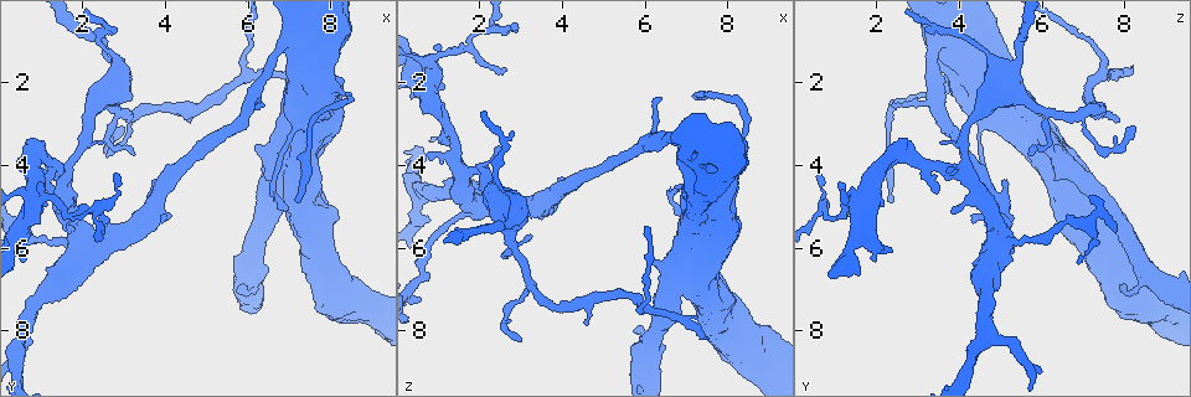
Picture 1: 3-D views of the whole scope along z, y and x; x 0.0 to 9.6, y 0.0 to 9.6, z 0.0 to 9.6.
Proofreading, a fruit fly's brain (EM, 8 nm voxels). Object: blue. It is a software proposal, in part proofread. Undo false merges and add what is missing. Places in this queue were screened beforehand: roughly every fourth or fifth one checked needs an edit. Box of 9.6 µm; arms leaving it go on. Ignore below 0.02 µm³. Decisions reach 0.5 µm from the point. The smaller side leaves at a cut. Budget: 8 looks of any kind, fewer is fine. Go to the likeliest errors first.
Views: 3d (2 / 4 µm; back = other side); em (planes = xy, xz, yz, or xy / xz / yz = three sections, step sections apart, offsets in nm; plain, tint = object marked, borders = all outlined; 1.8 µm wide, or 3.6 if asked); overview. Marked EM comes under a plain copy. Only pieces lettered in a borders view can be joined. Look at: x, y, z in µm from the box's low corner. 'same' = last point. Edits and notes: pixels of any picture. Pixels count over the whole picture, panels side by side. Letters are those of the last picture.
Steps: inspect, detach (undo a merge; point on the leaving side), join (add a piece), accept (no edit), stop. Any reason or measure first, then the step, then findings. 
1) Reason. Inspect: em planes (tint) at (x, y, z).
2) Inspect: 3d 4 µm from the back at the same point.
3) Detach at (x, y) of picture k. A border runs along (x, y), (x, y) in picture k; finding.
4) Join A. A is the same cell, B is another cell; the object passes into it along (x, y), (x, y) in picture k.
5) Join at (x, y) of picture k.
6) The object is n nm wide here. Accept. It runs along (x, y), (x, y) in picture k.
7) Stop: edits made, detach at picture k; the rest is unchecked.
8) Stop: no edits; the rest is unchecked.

Arms part here. Inspect: 3d 4 µm at (2.30, 5.05, 0.65).

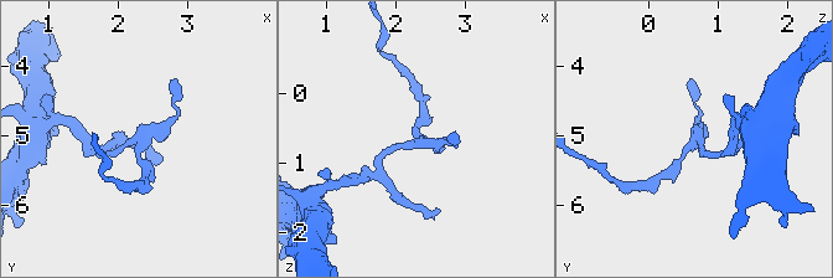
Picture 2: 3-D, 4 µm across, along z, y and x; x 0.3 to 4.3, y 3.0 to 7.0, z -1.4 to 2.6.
Inspect: em yz step 8 (tint) at (2.30, 5.10, 0.70).

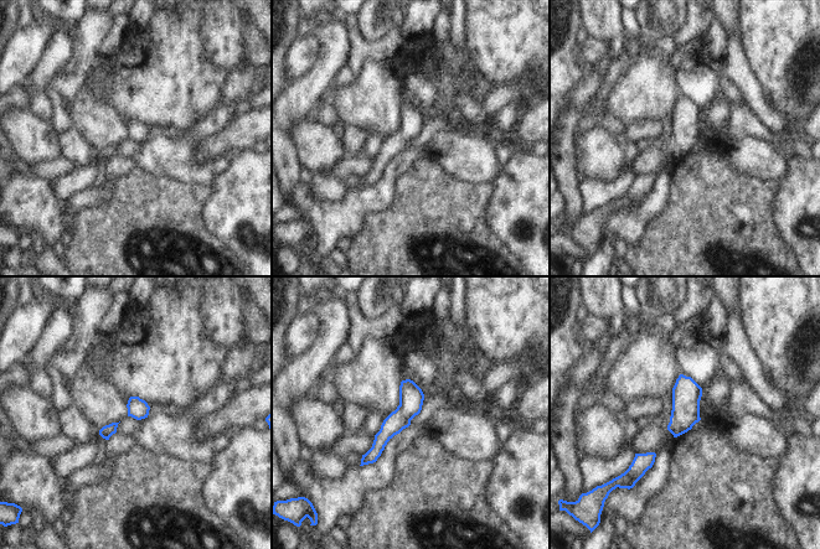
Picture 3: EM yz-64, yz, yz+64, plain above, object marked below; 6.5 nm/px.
Inspect: em yz step 8 (borders) at the same point.

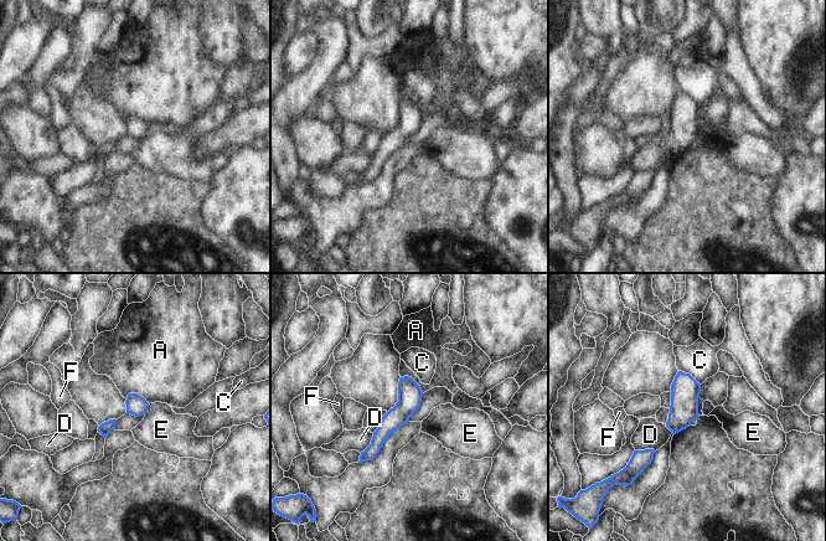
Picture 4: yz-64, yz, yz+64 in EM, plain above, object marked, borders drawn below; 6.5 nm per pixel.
Accept. A, C, D, E and F are other cells; a border runs along (149, 405), (145, 415) in picture 4; all the same cell.

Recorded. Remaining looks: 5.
Sudden change in width. Inspect: 3d 4 µm at (7.10, 3.10, 4.60).

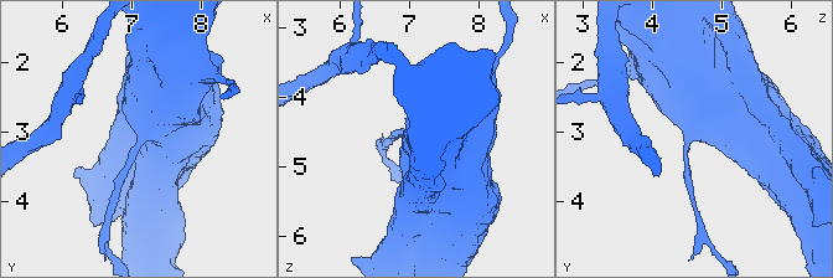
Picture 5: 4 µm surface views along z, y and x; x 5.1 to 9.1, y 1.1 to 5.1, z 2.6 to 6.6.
Inspect: em xy step 4 (tint) at (7.15, 3.05, 4.55).

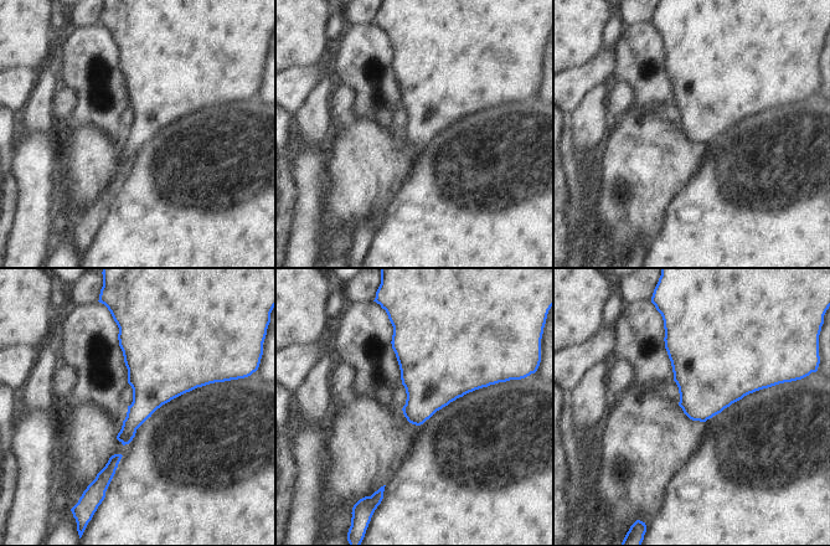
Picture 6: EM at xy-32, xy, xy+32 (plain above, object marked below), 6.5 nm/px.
Inspect: em planes (borders) at the same point.

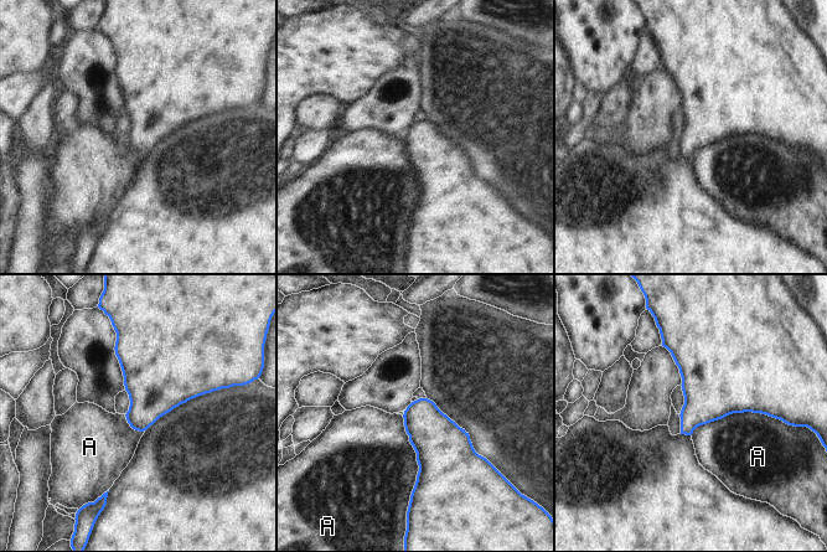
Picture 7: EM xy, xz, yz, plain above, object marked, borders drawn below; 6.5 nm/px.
Accept. A is another cell; a border runs along (779, 418), (733, 412), (691, 434) in picture 7; continuous, no second cell.

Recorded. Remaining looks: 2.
Thin neck. Inspect: em xy step 8 (tint) at (3.95, 2.60, 7.35).

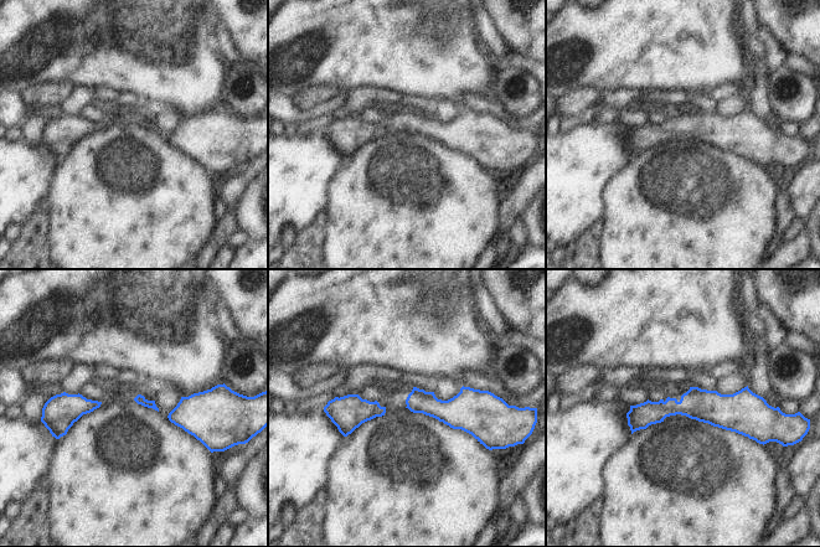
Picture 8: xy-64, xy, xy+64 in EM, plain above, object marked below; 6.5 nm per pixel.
Another direction. Inspect: em planes (borders) at the same point.

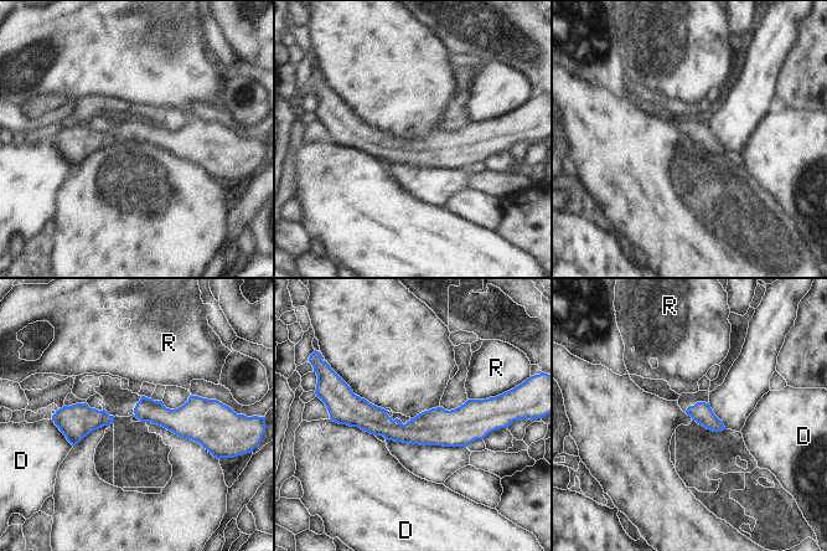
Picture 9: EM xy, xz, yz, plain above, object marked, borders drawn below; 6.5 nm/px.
The object is 140 nm wide here. Accept. D and R are other cells; it runs along (339, 411), (391, 430), (487, 423) in picture 9; continuous, no second cell.

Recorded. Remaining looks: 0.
Stop: no edits; the rest is unchecked.

